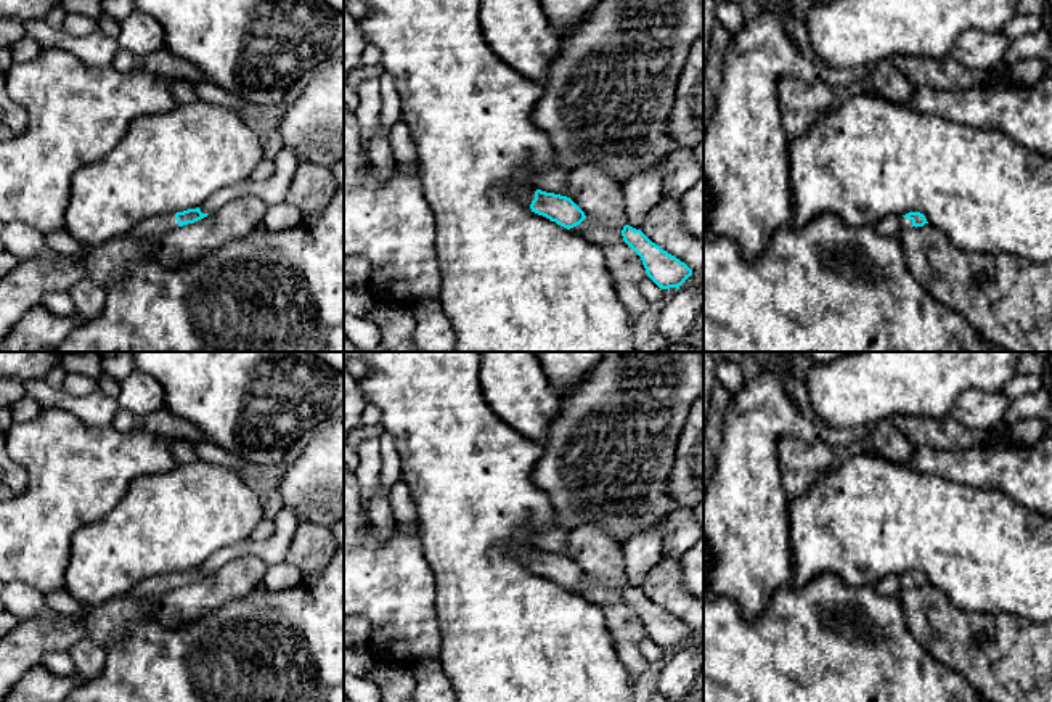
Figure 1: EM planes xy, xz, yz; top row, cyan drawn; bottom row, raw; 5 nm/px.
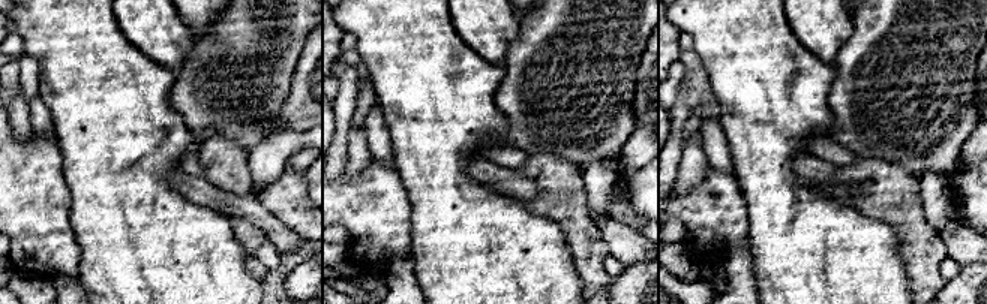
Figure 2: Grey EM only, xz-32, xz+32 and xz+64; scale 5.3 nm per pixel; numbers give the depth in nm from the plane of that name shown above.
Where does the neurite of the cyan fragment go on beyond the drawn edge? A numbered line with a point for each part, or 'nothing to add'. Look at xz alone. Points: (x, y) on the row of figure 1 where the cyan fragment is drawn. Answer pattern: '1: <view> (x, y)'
1: xz (527, 196)

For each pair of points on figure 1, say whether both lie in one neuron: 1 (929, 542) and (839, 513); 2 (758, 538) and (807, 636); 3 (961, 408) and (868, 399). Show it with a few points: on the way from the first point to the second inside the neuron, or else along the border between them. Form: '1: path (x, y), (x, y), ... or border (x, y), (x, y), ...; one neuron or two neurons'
1: path (906, 524), (897, 524), (885, 513), (861, 513); one neuron
2: border (791, 580), (776, 590), (768, 606), (758, 616); two neurons
3: border (988, 392), (966, 391), (948, 415); two neurons

